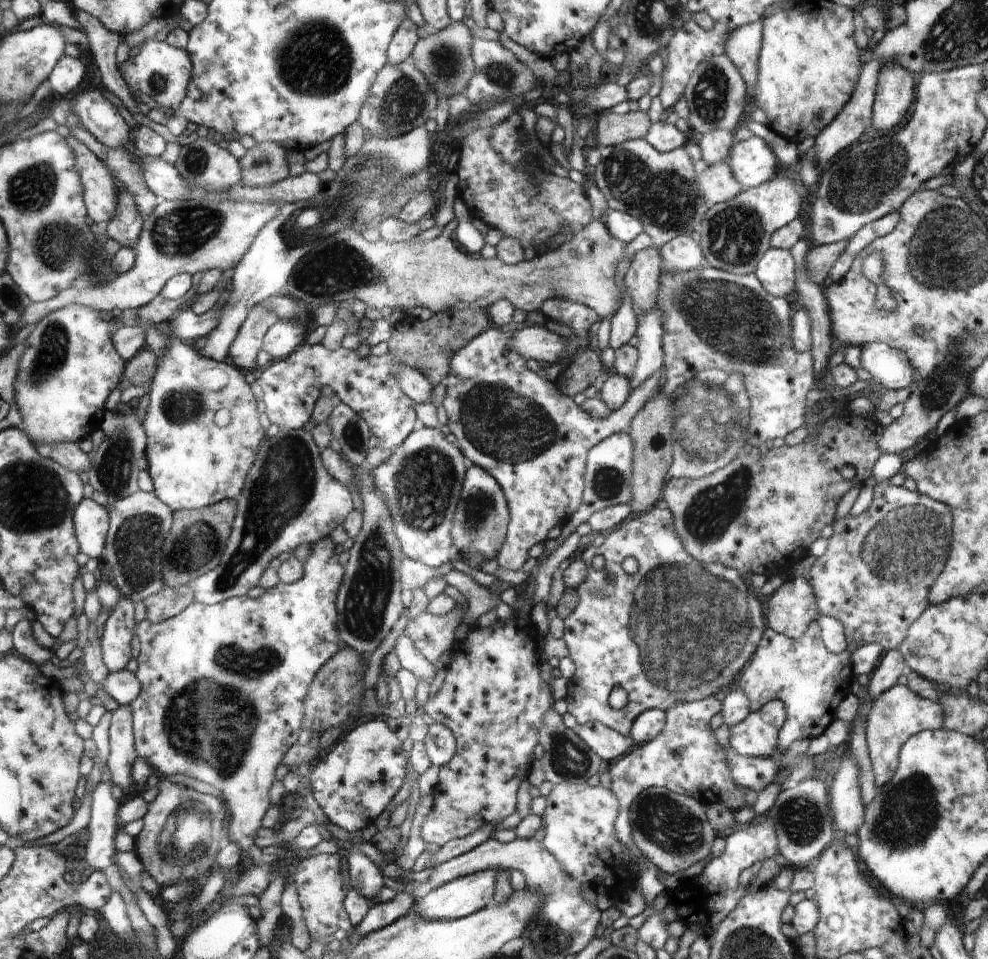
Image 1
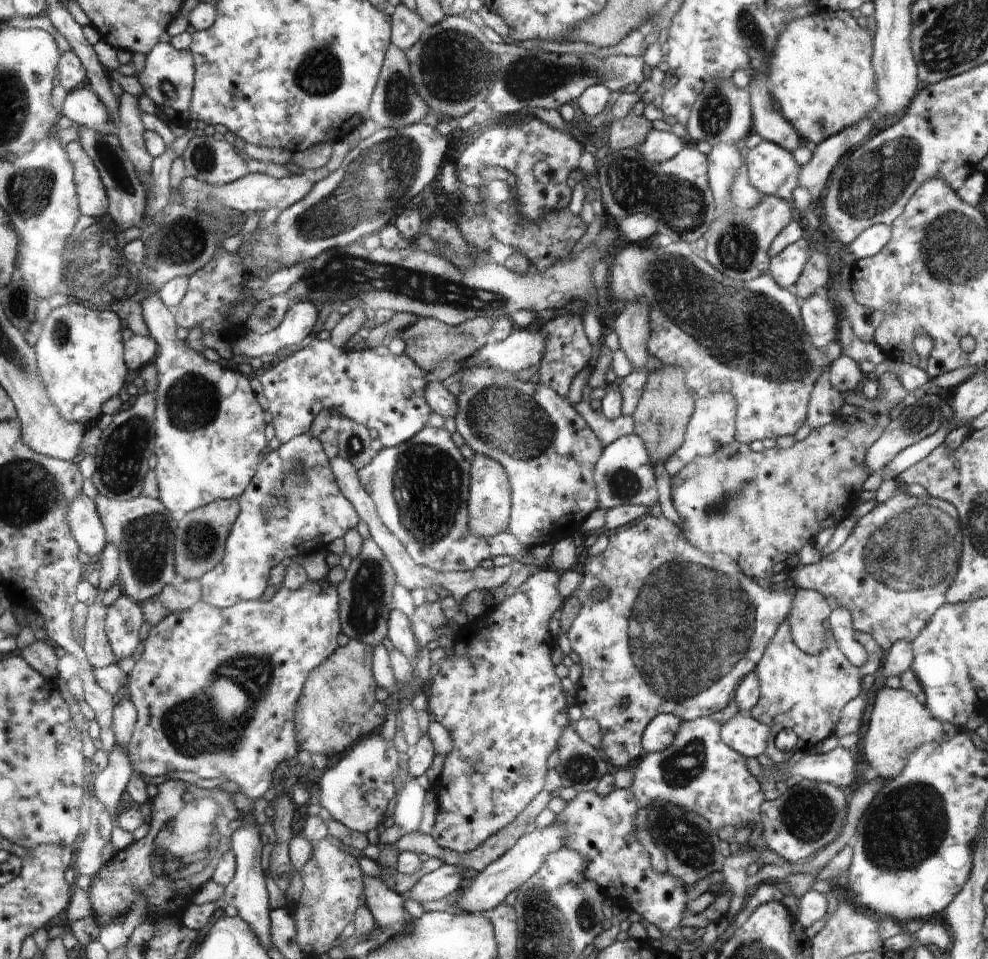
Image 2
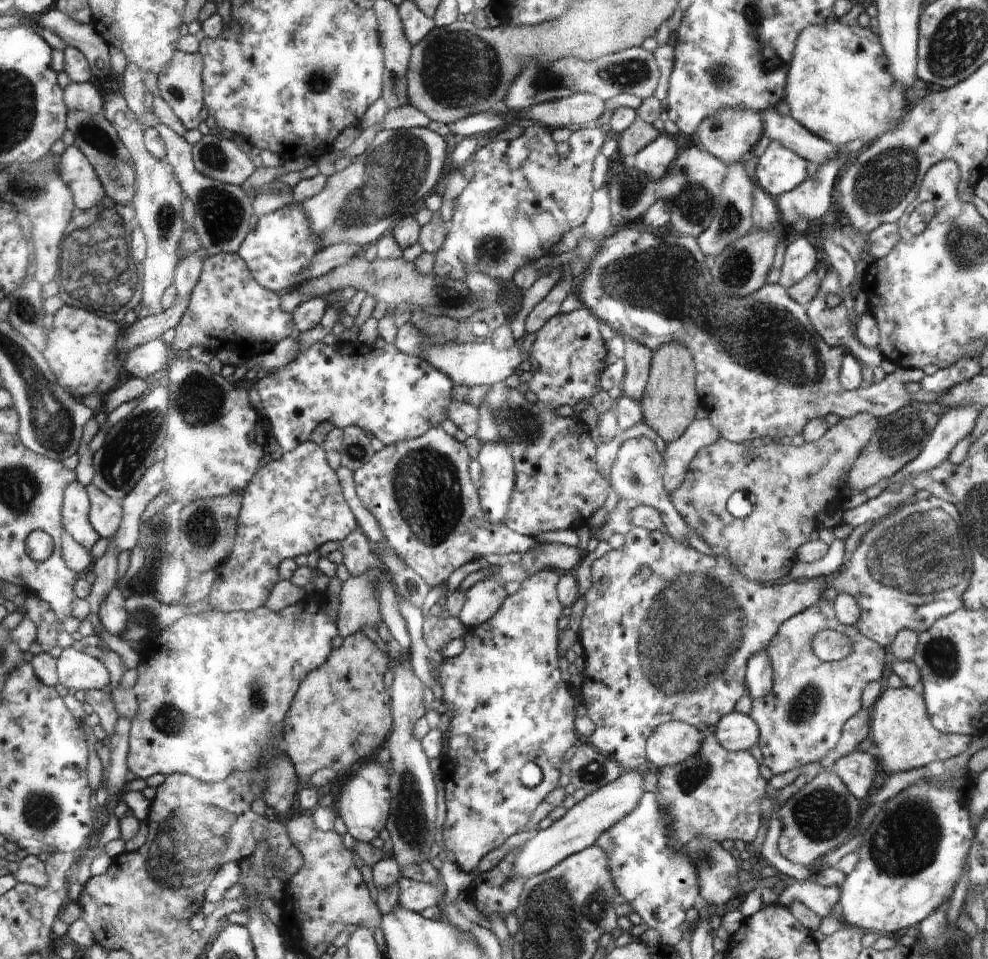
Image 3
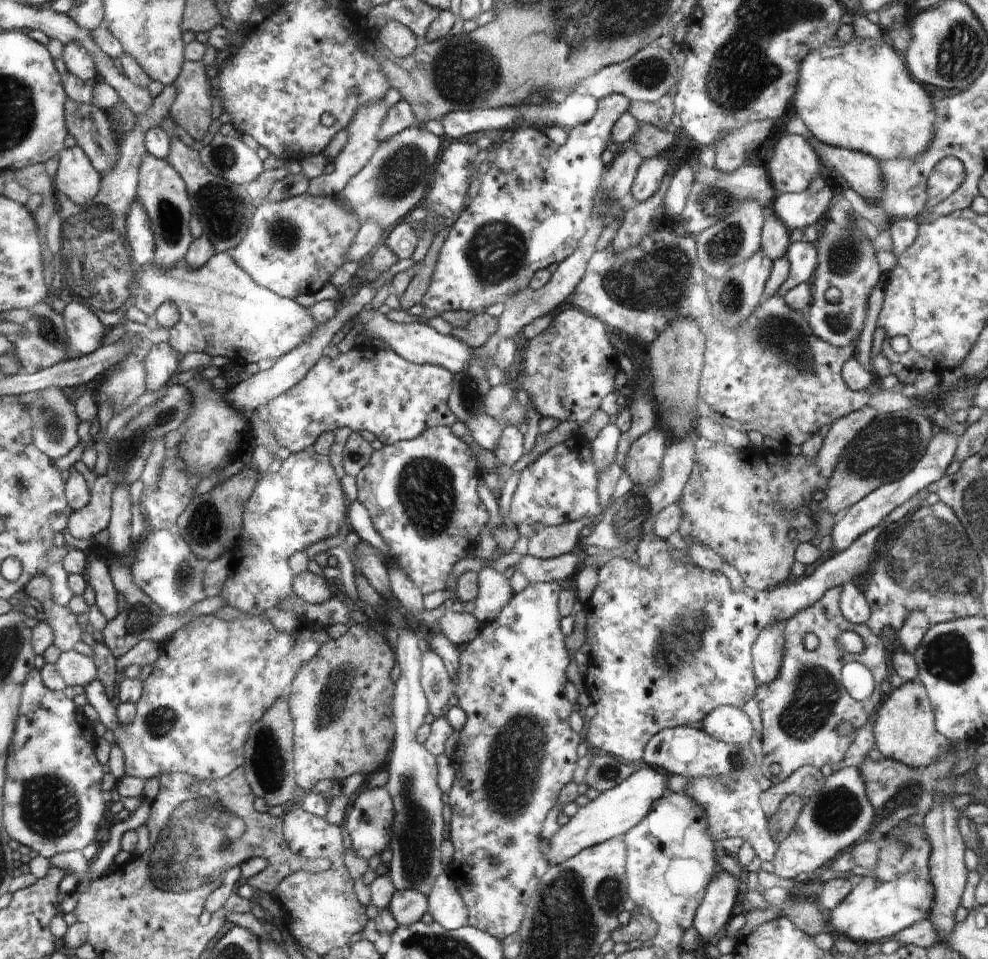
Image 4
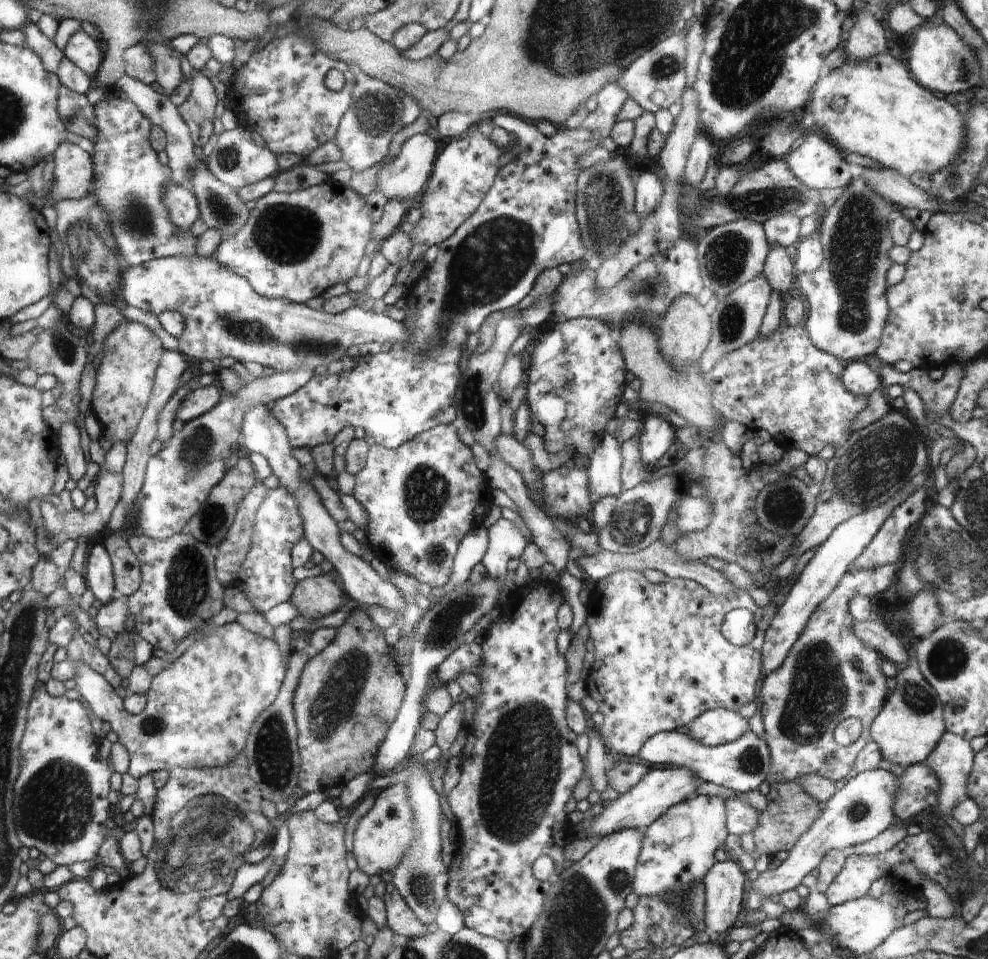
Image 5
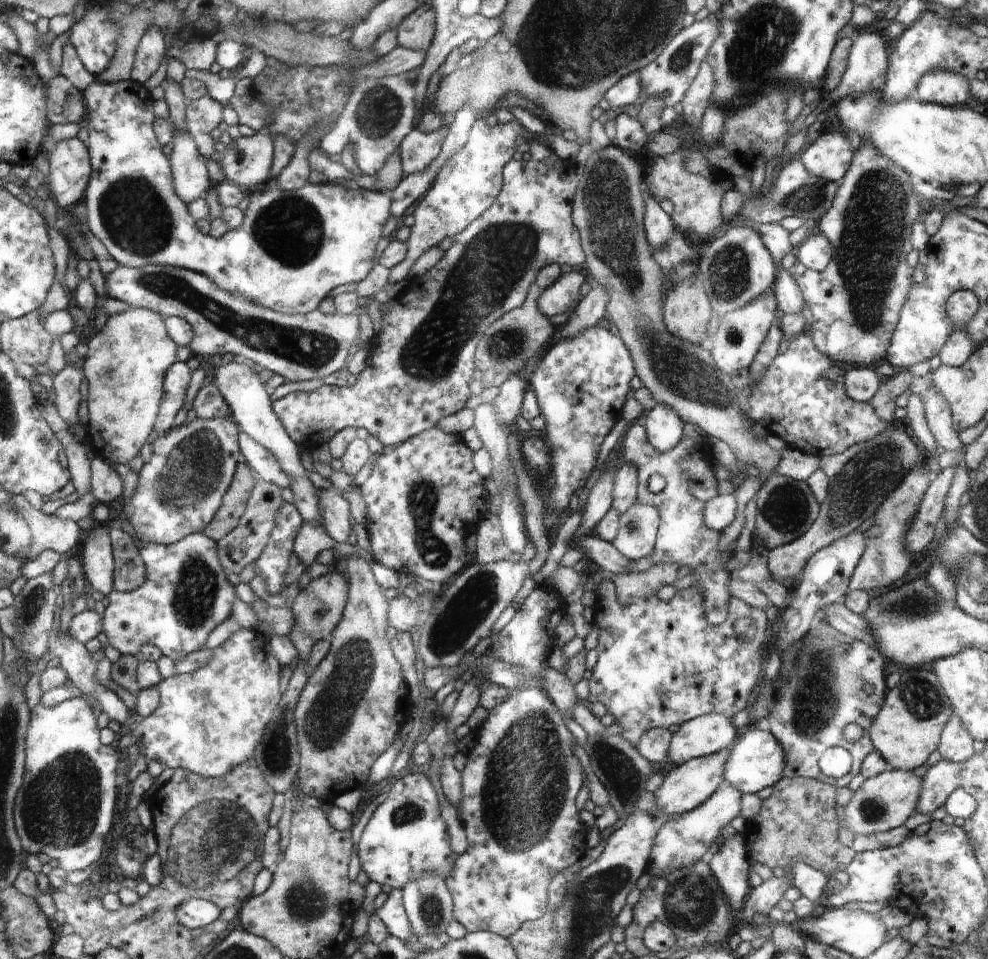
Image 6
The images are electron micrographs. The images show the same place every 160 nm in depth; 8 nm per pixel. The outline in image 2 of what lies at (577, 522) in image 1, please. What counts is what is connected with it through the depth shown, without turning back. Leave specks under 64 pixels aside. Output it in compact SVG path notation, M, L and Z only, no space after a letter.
M629 433L603 447L595 466L595 485L599 507L606 510L622 505L644 505L652 508L658 504L658 487L654 476L654 463L649 457L645 442Z

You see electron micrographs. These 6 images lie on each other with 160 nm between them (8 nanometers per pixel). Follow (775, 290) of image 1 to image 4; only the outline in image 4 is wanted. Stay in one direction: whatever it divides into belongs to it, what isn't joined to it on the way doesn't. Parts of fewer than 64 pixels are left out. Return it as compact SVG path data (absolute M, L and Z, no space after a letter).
M810 241L791 242L785 256L790 270L787 279L778 289L777 295L780 297L799 284L810 283L817 265L817 250Z

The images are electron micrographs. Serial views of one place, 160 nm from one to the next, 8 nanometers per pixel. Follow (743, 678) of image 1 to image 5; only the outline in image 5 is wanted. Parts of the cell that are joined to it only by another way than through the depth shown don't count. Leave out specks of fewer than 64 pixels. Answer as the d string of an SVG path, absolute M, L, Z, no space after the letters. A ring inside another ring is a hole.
M879 564L872 566L871 569L852 569L849 570L837 584L837 587L833 591L825 601L822 601L819 604L819 607L812 613L810 620L807 622L806 628L800 634L800 638L796 640L796 642L792 645L790 652L788 652L788 656L786 660L782 663L780 668L777 668L772 673L765 674L765 680L762 684L761 696L764 697L764 705L762 708L762 713L764 716L764 728L765 728L765 739L768 745L768 748L771 752L771 770L768 771L768 782L771 785L775 785L776 783L789 783L798 781L804 775L820 775L821 777L827 778L831 780L833 783L840 785L845 781L845 776L852 770L855 758L858 756L858 753L871 741L869 728L874 720L874 717L882 710L884 706L885 700L887 699L890 691L888 687L886 687L886 677L882 674L880 669L880 662L882 661L881 654L874 650L872 647L869 647L863 640L860 640L859 636L856 636L856 633L853 631L854 620L849 611L849 602L854 595L874 595L879 592L884 592L888 590L890 586L894 585L897 577L898 577L898 566L893 564ZM852 660L858 660L858 666L852 665ZM854 716L854 718L858 718L862 723L863 729L861 731L860 737L851 745L847 747L843 747L836 743L833 740L832 733L834 732L834 728L840 724L846 718L850 718Z

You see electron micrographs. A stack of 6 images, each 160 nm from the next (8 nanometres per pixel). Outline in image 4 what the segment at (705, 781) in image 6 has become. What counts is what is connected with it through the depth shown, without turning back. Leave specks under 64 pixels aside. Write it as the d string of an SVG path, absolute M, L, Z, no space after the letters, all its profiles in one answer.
M654 767L640 768L624 782L604 791L586 806L580 807L576 814L570 817L569 822L561 826L559 832L545 841L543 850L549 863L558 856L570 858L585 848L602 844L610 839L622 838L623 834L647 817L659 798L671 793L668 789L669 777L669 774Z

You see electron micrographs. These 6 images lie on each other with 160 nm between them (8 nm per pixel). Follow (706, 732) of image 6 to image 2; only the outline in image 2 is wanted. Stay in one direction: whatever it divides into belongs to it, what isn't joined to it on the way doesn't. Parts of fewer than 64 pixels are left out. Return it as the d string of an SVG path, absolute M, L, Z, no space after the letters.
M739 711L721 728L722 742L745 757L760 756L766 748L768 737L768 725L752 718L748 711Z

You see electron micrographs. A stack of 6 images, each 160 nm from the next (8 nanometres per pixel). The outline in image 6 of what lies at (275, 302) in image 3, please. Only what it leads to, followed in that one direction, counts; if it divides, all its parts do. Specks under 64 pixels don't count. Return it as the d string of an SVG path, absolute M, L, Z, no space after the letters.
M149 264L140 268L116 265L108 271L108 277L105 279L107 294L113 299L125 302L130 307L149 308L164 316L186 319L194 333L188 347L193 356L214 356L214 354L242 356L246 358L246 363L260 364L263 369L280 374L292 382L310 378L323 379L332 372L338 372L340 368L344 368L348 350L358 338L358 313L327 315L318 309L303 315L280 313L250 302L243 296L225 291L216 286L207 275L193 270L170 265Z

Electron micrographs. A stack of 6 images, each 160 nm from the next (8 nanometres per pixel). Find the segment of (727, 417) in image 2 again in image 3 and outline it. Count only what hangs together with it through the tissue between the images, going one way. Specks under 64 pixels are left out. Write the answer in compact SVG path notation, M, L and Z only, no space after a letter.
M703 418L695 419L678 440L666 444L663 482L668 494L672 494L684 482L689 463L698 450L712 445L718 438L720 430L716 430L710 418Z

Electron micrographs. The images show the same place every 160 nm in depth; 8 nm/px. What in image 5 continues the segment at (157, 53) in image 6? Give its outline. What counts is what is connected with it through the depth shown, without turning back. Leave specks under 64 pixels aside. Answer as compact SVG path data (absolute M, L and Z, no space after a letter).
M142 39L123 52L125 74L138 82L150 86L156 80L155 56L151 51L151 42Z

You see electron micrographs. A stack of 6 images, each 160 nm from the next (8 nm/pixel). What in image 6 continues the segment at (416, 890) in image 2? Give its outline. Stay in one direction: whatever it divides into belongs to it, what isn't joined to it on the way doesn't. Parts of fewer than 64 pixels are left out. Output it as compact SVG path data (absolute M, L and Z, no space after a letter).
M392 889L384 905L376 911L389 934L405 942L412 940L411 924L403 905L400 889Z

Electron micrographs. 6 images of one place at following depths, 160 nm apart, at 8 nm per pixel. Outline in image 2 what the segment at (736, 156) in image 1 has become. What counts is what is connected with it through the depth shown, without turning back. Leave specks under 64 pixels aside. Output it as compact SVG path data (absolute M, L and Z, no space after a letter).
M762 141L755 148L750 149L744 163L747 164L749 181L762 195L783 198L793 205L792 191L799 186L800 166L790 151L774 144L773 142Z

